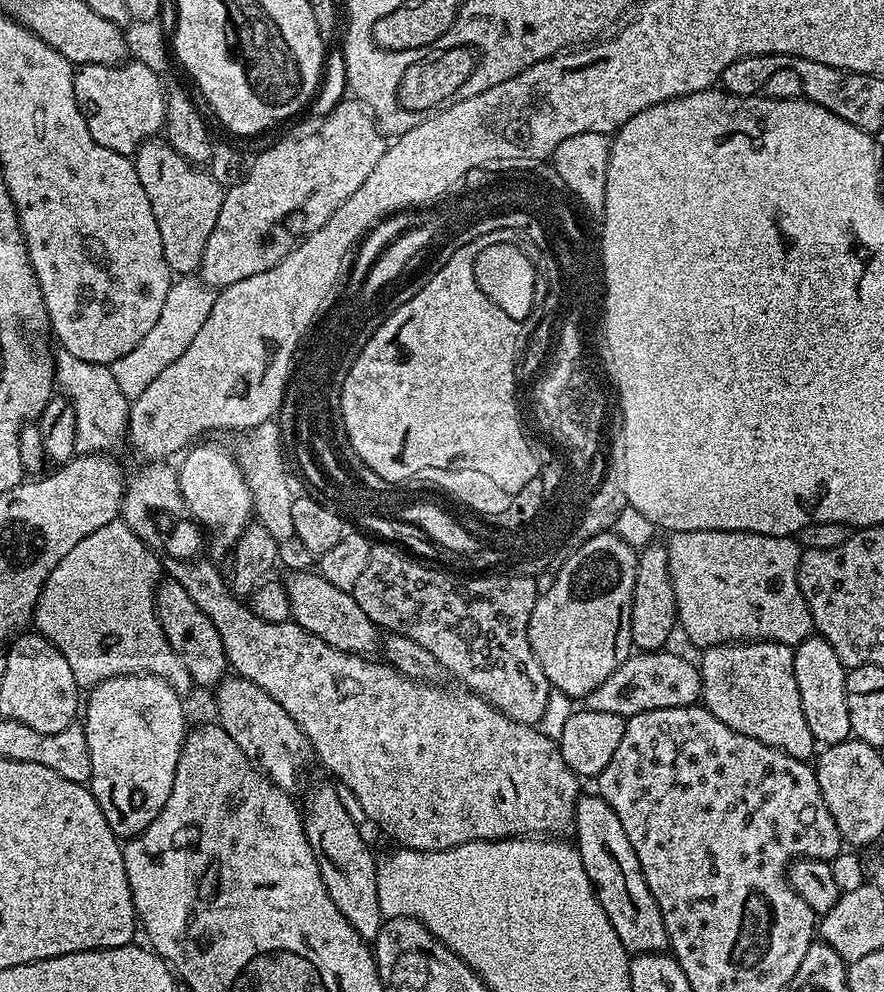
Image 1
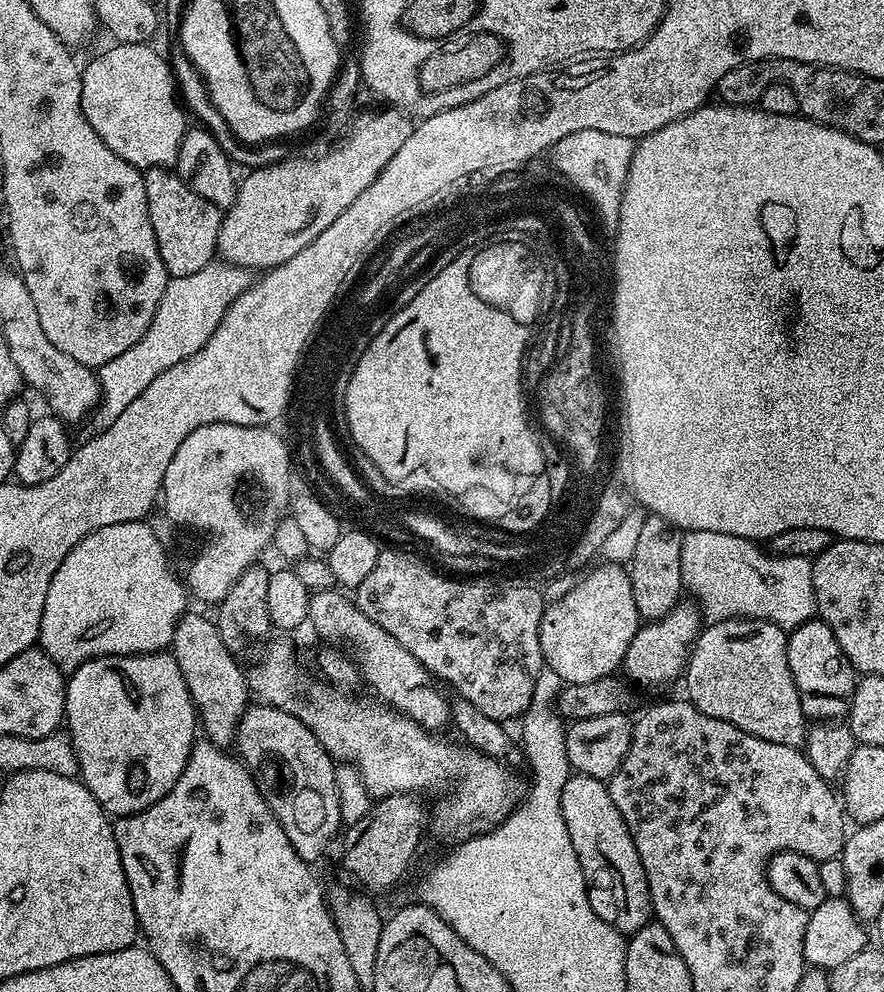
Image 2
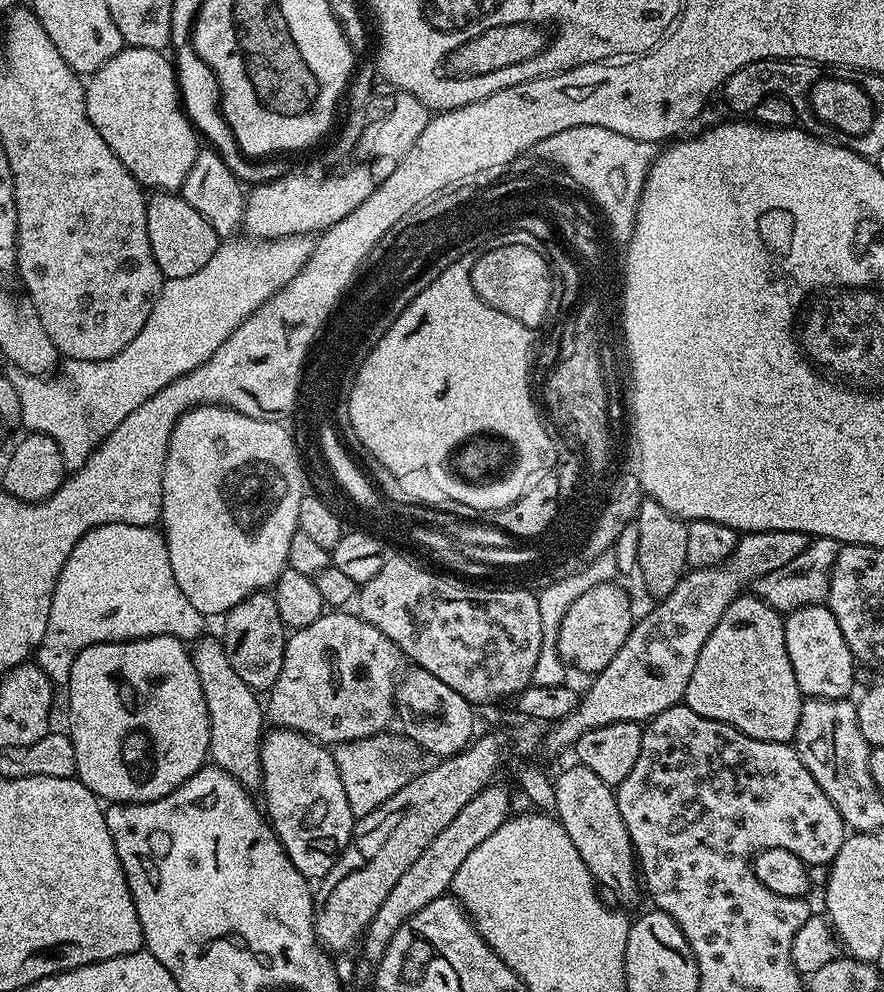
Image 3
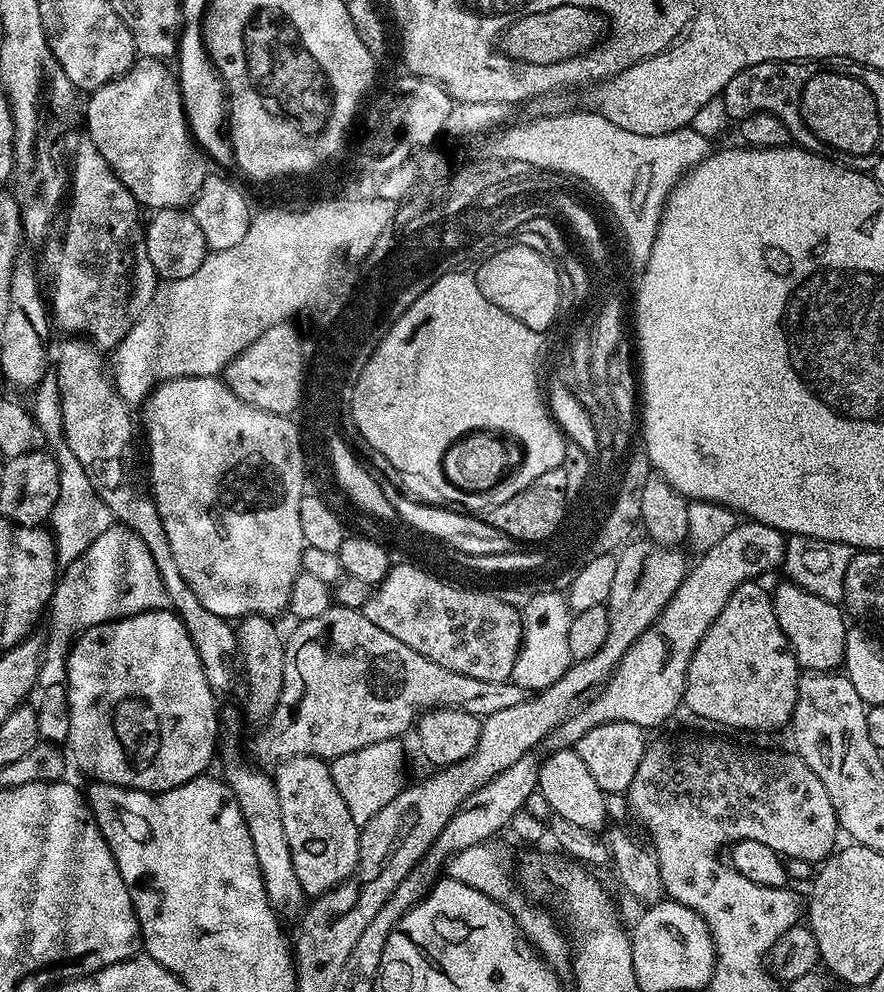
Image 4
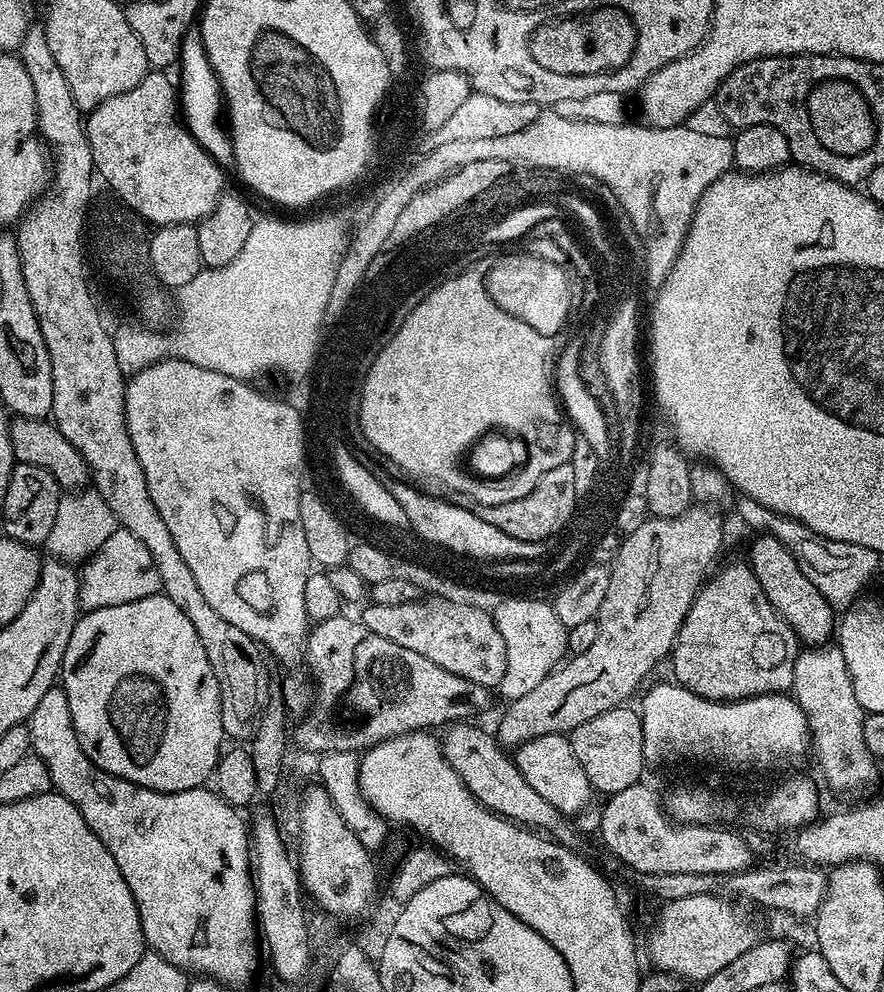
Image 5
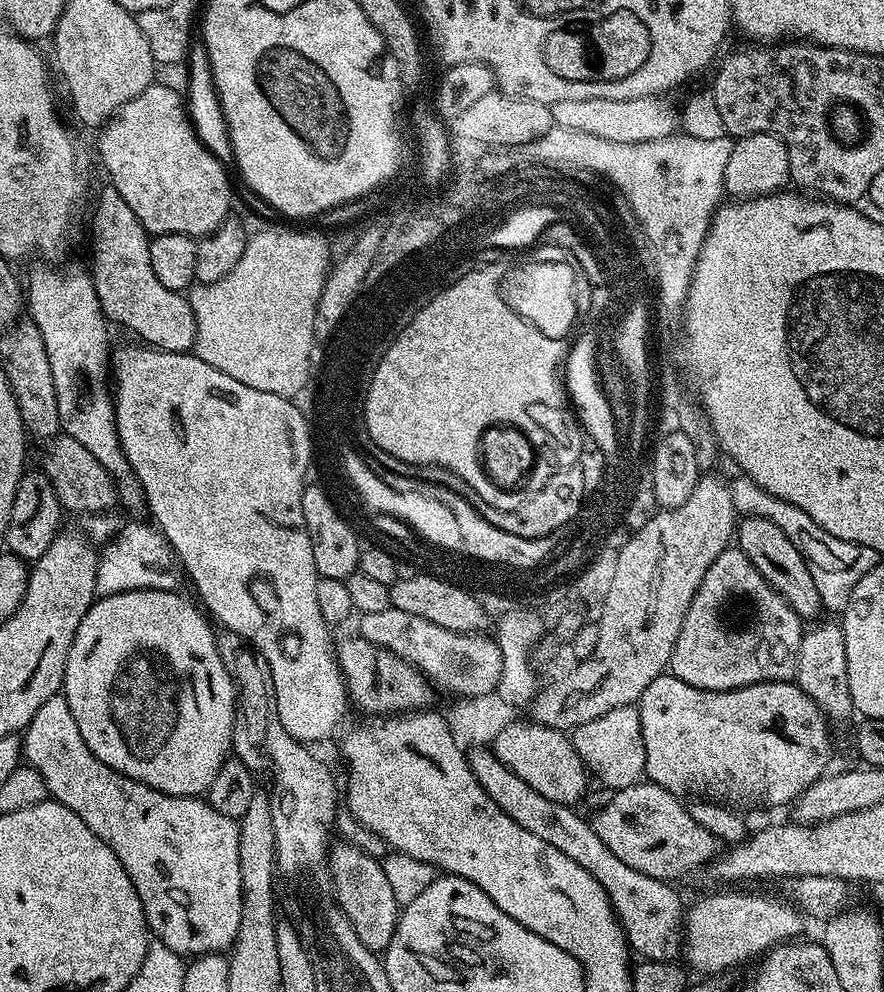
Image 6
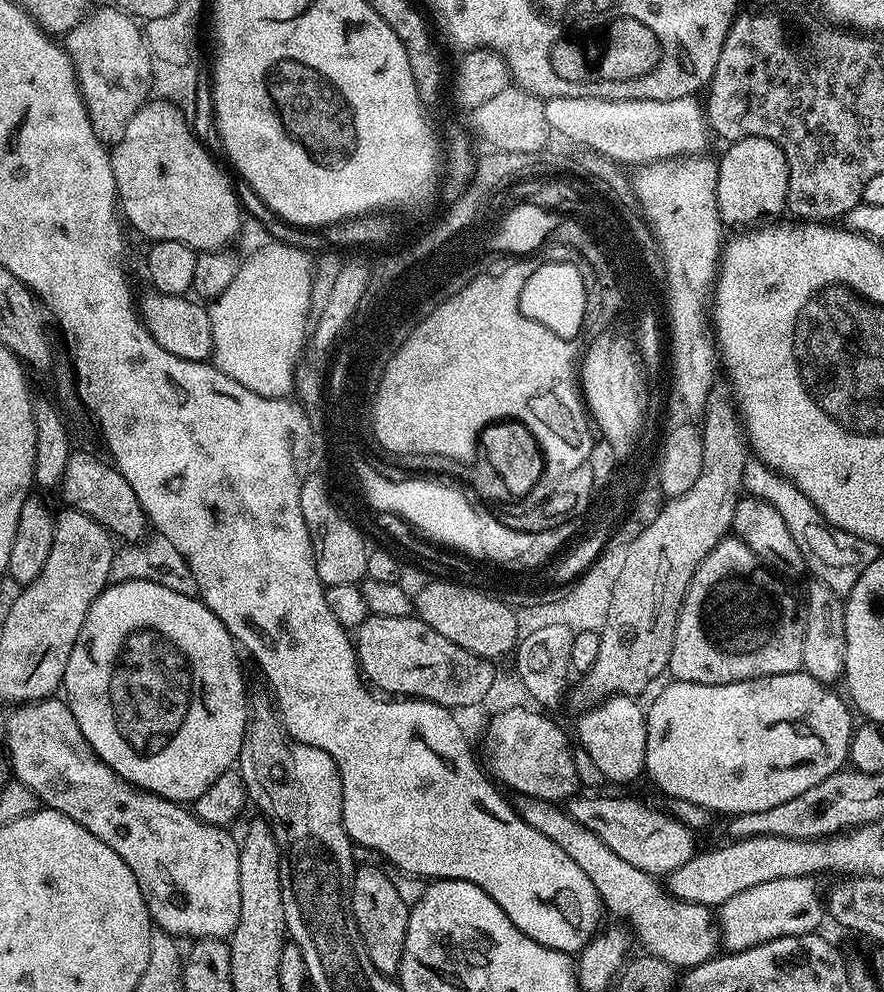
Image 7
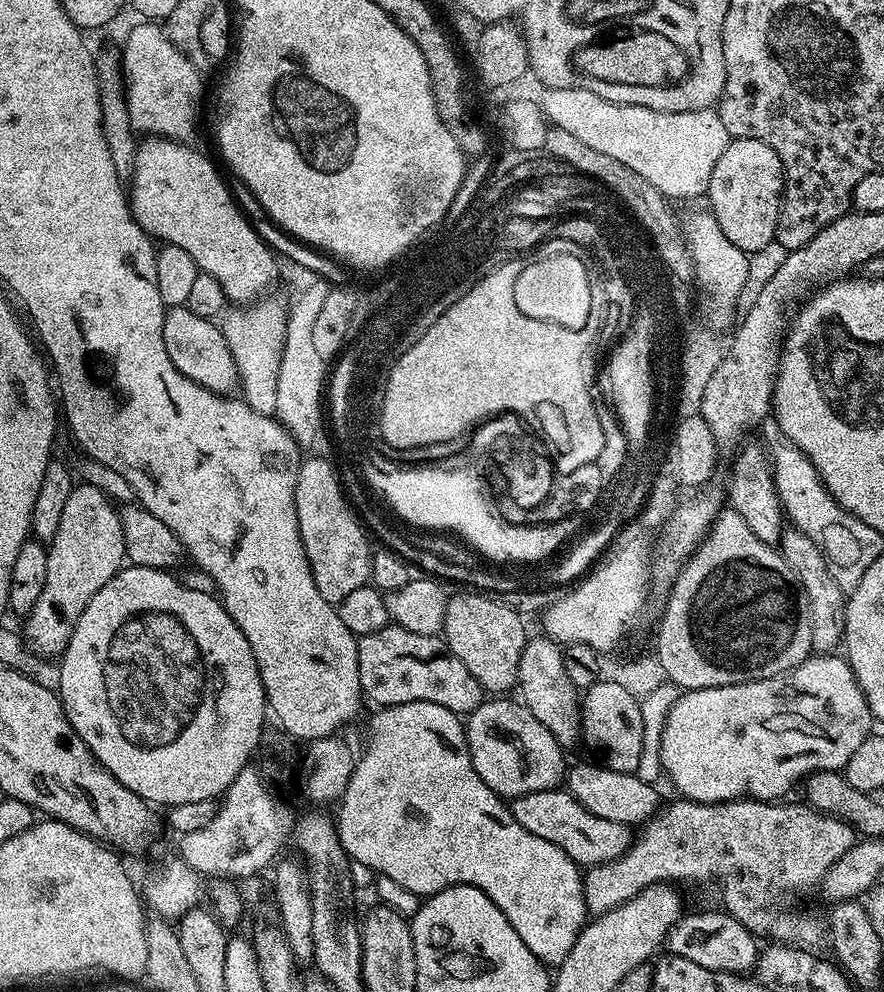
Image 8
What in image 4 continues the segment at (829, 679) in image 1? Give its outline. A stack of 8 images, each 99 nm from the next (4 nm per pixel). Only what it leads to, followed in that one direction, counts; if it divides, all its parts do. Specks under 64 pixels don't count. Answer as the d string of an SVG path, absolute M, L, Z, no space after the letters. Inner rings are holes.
M783 583L771 593L772 605L778 626L782 626L796 656L796 663L808 672L837 671L844 663L844 643L849 630L849 625L844 624L845 613L831 600L818 598L818 594L810 594L810 590L802 590L797 584Z

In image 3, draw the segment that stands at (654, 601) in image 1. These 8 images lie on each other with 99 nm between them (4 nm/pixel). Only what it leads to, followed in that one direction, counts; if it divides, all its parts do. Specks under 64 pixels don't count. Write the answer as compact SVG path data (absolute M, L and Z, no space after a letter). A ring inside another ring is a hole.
M647 498L640 502L640 513L634 521L636 532L636 564L640 567L640 576L644 579L644 588L657 601L664 600L683 579L689 567L686 554L686 534L688 524L680 517L670 514L666 506Z

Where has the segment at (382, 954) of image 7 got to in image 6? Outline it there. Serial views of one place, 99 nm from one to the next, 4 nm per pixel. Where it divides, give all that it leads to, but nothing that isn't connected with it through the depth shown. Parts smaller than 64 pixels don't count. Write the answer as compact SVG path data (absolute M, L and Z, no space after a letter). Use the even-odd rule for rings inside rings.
M347 842L331 849L328 866L332 870L332 886L336 893L336 903L346 914L346 918L354 926L362 946L371 952L383 954L394 938L396 921L402 911L397 904L394 893L390 890L389 879L383 873L383 866L379 859L368 856L361 849Z

